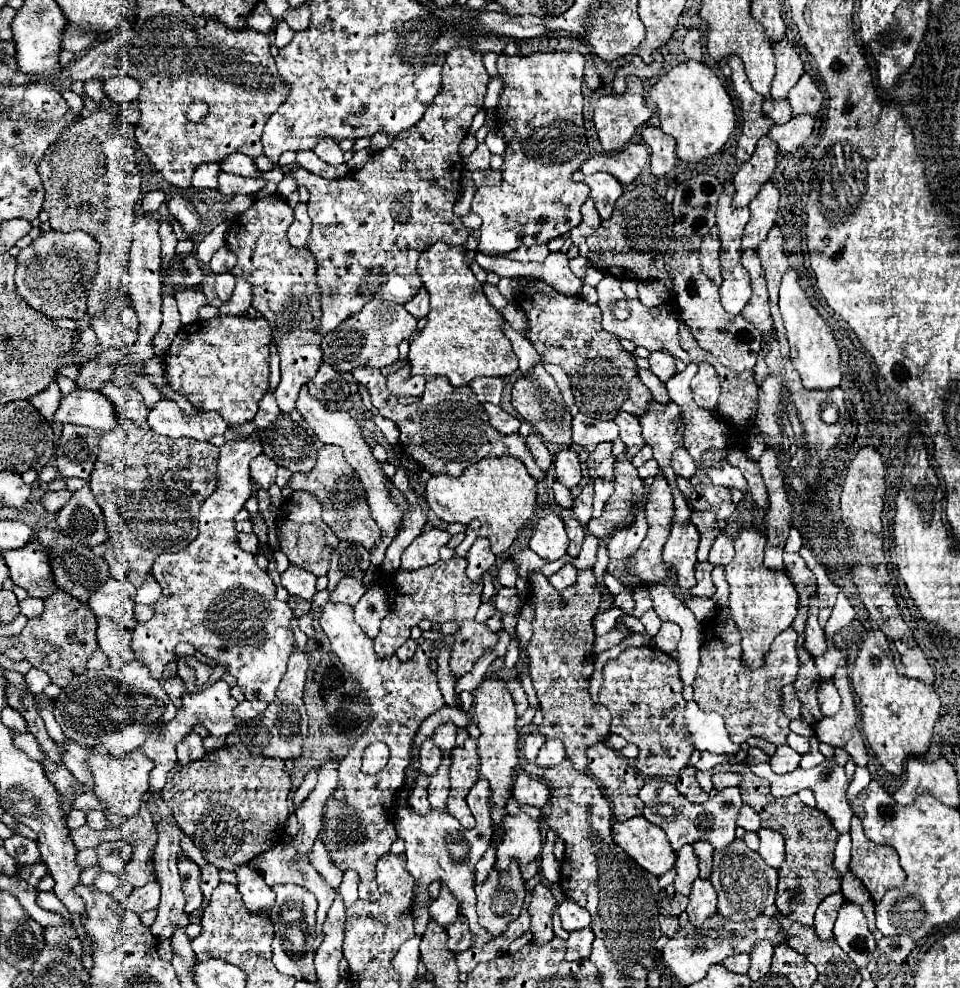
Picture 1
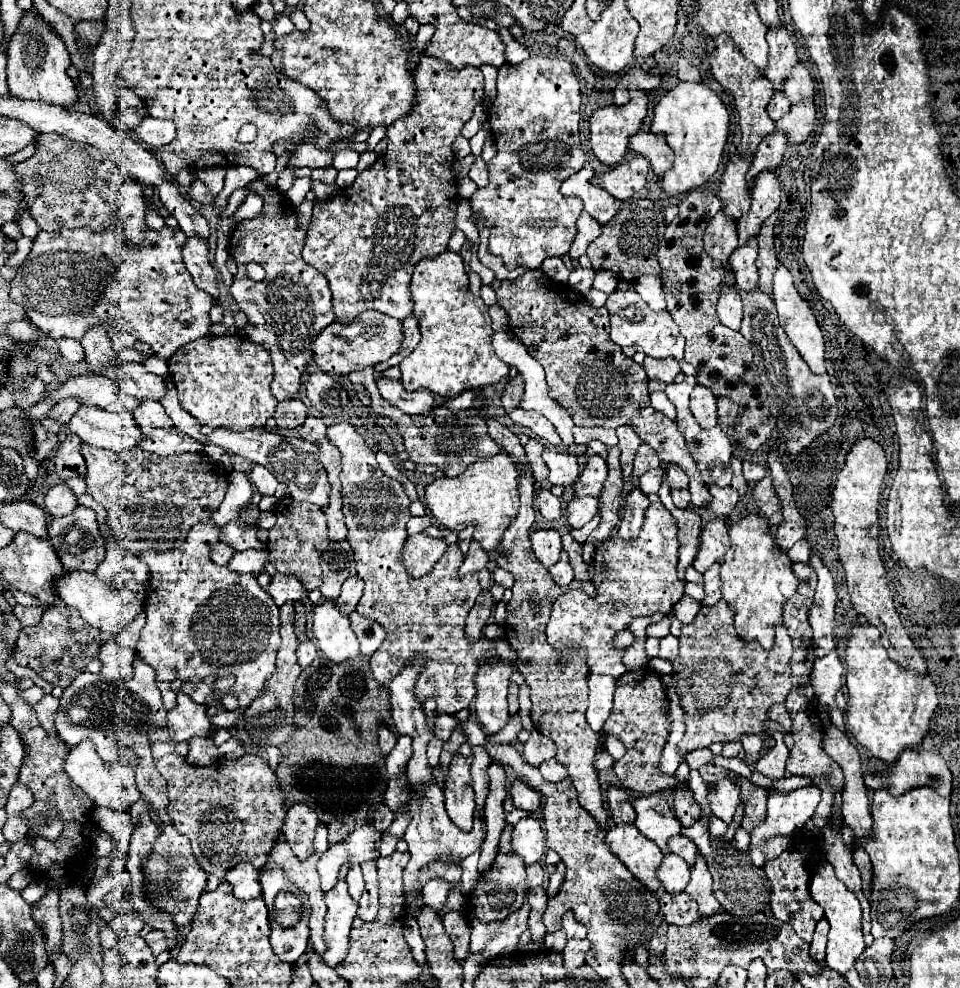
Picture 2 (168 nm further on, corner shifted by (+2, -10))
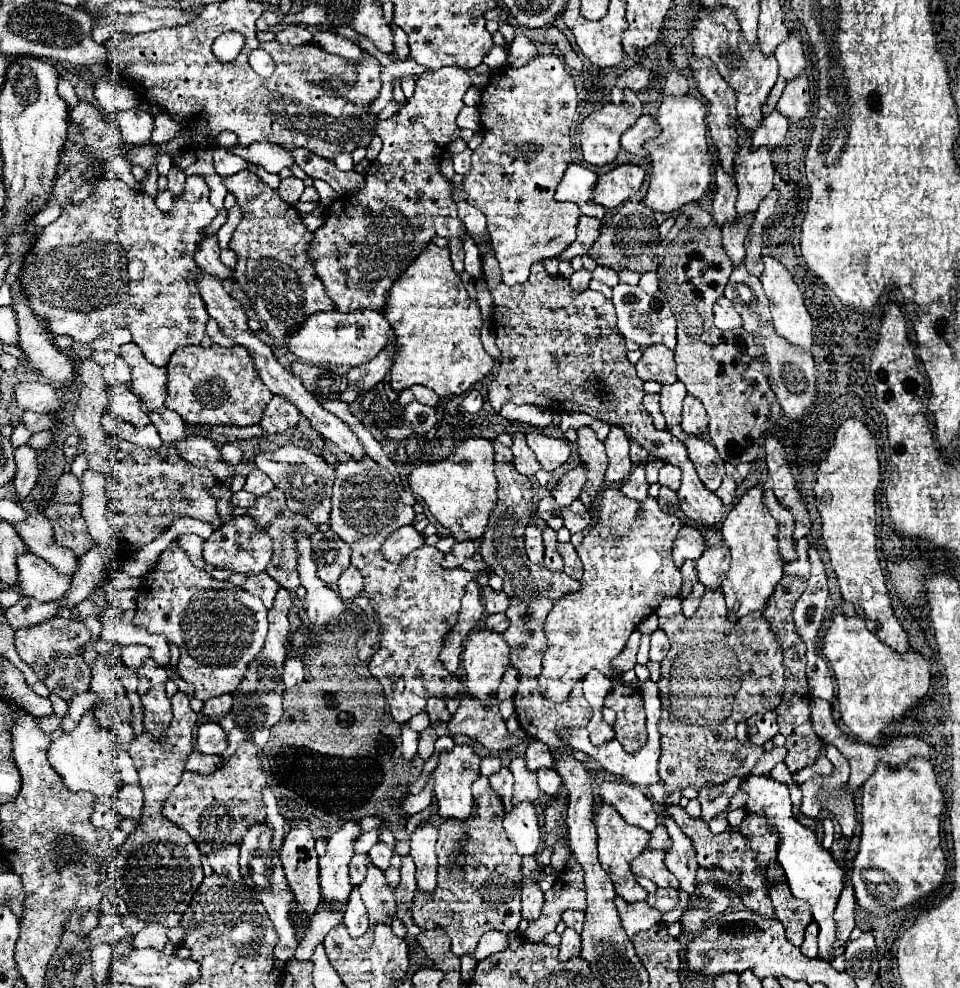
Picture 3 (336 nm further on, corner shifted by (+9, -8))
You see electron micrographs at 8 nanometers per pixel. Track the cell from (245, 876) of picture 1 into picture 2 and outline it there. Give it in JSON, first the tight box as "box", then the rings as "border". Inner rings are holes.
{"box":[225,860,261,900],"border":[[[247,860],[237,864],[237,868],[231,868],[225,874],[225,880],[229,884],[233,884],[233,894],[241,900],[251,900],[251,898],[261,896],[261,884],[257,880],[257,868],[253,868],[253,864],[249,864]]]}

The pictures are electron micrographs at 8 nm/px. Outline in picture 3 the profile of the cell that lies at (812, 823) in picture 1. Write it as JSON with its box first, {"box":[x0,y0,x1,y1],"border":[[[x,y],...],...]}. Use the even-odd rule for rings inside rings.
{"box":[768,860,812,946],"border":[[[776,860],[768,864],[768,880],[770,880],[770,898],[774,914],[784,924],[790,942],[796,942],[796,946],[800,946],[804,940],[804,930],[812,922],[810,906],[802,904],[790,894],[786,874]]]}

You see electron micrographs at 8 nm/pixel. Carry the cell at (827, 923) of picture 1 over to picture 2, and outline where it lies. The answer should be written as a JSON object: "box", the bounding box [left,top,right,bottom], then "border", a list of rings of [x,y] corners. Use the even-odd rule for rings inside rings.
{"box":[811,918,829,962],"border":[[[823,918],[819,920],[817,928],[815,928],[815,936],[811,942],[811,956],[817,962],[825,960],[825,946],[827,946],[827,932],[829,932],[829,922]]]}

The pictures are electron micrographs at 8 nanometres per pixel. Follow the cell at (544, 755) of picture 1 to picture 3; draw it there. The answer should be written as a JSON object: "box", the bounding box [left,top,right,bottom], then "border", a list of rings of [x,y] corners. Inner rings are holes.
{"box":[536,768,562,796],"border":[[[540,768],[536,774],[538,774],[538,786],[540,786],[546,794],[554,796],[554,794],[560,790],[562,780],[560,780],[560,776],[556,774],[556,770],[552,770],[552,768]]]}

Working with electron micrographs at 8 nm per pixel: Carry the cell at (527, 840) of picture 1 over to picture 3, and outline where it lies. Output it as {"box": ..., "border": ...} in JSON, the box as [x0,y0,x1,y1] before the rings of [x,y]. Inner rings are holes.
{"box":[504,802,540,856],"border":[[[522,802],[504,816],[504,830],[508,840],[518,848],[520,856],[534,856],[540,844],[540,826],[536,806]]]}

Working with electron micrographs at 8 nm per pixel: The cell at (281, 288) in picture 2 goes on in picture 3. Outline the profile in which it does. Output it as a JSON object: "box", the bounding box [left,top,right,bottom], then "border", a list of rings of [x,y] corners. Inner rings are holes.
{"box":[222,170,334,348],"border":[[[240,170],[222,178],[230,194],[236,196],[242,208],[242,220],[230,240],[230,250],[236,252],[238,264],[234,268],[236,286],[248,296],[256,316],[264,324],[264,332],[272,338],[276,348],[286,348],[286,342],[304,320],[314,312],[328,312],[334,302],[324,292],[320,278],[314,274],[312,262],[306,254],[308,242],[314,238],[304,226],[302,216],[294,206],[286,204],[274,188],[264,184],[250,170]]]}

